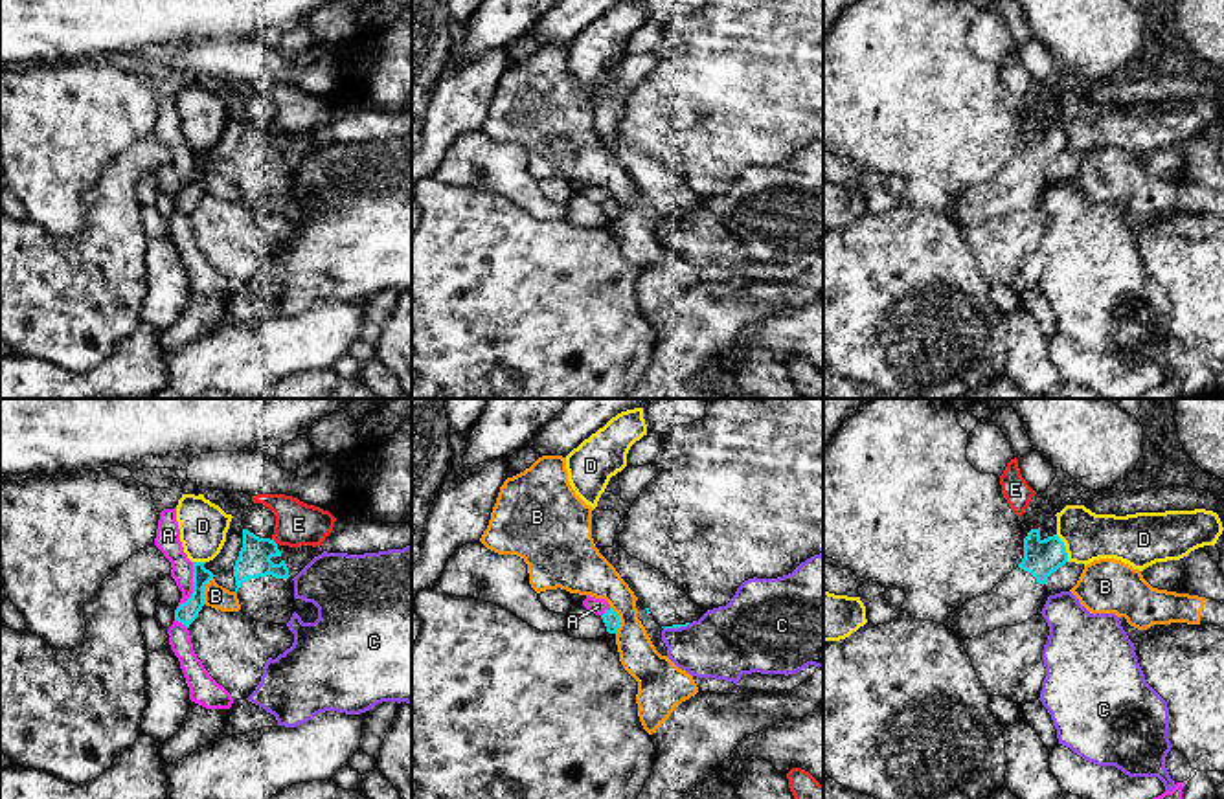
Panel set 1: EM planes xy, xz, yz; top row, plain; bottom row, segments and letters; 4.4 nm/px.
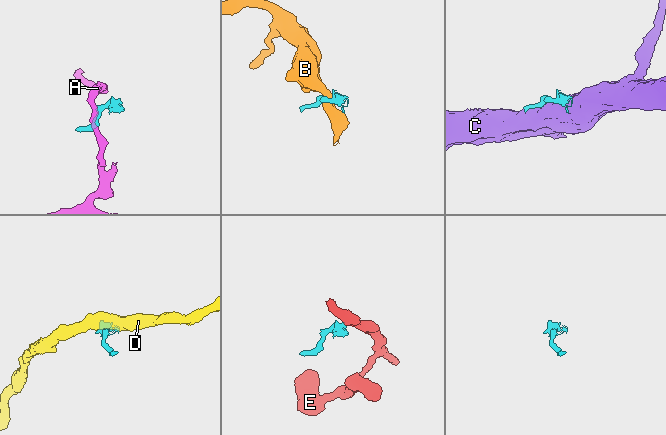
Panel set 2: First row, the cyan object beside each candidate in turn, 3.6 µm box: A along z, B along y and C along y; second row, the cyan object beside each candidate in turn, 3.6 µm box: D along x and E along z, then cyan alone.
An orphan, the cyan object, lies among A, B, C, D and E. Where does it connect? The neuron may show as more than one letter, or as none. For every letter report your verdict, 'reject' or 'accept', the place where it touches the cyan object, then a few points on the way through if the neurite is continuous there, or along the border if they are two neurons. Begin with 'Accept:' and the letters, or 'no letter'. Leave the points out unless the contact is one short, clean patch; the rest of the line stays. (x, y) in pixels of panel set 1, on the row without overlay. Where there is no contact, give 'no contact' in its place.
Accept: no letter
A: reject | xy (193, 175) | along xy (193, 151), (193, 180), (177, 197)
B: reject | xy (203, 179) | along xy (212, 166), (204, 177), (203, 191)
C: reject | xz (677, 215)
D: reject | yz (1065, 136)
E: reject | xy (274, 131)

